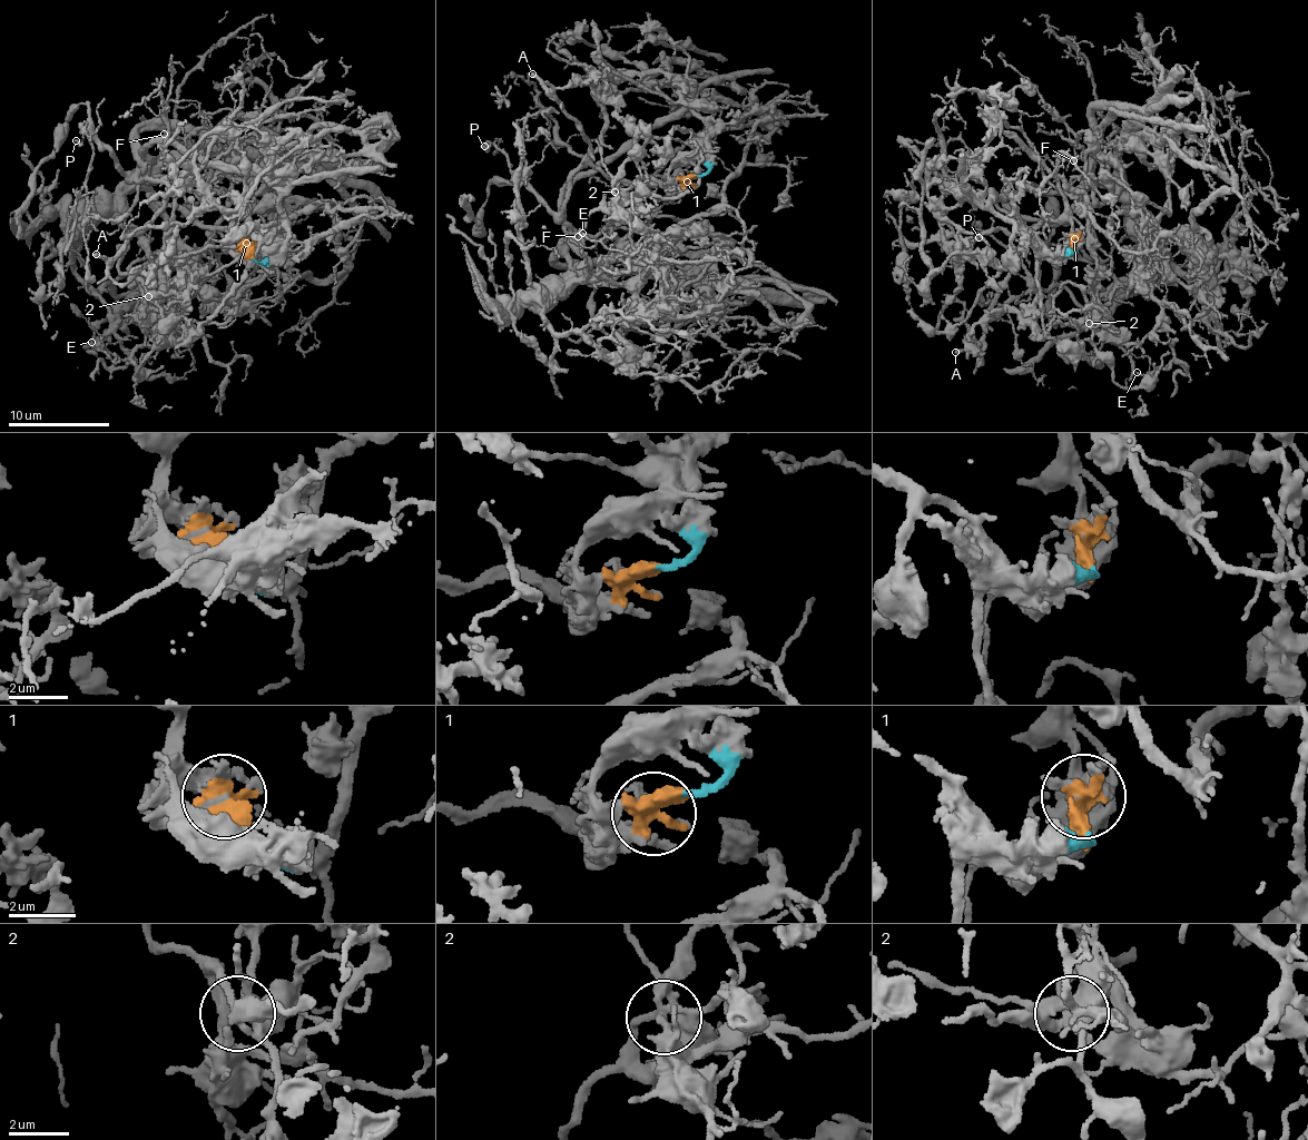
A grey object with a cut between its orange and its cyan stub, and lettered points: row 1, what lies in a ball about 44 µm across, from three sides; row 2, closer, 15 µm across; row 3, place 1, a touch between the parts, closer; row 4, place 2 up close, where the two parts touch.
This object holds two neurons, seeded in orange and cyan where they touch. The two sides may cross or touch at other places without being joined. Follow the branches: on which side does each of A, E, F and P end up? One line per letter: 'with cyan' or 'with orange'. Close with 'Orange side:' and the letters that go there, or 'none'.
A: with orange
E: with cyan
F: with cyan
P: with cyan
Orange side: A

